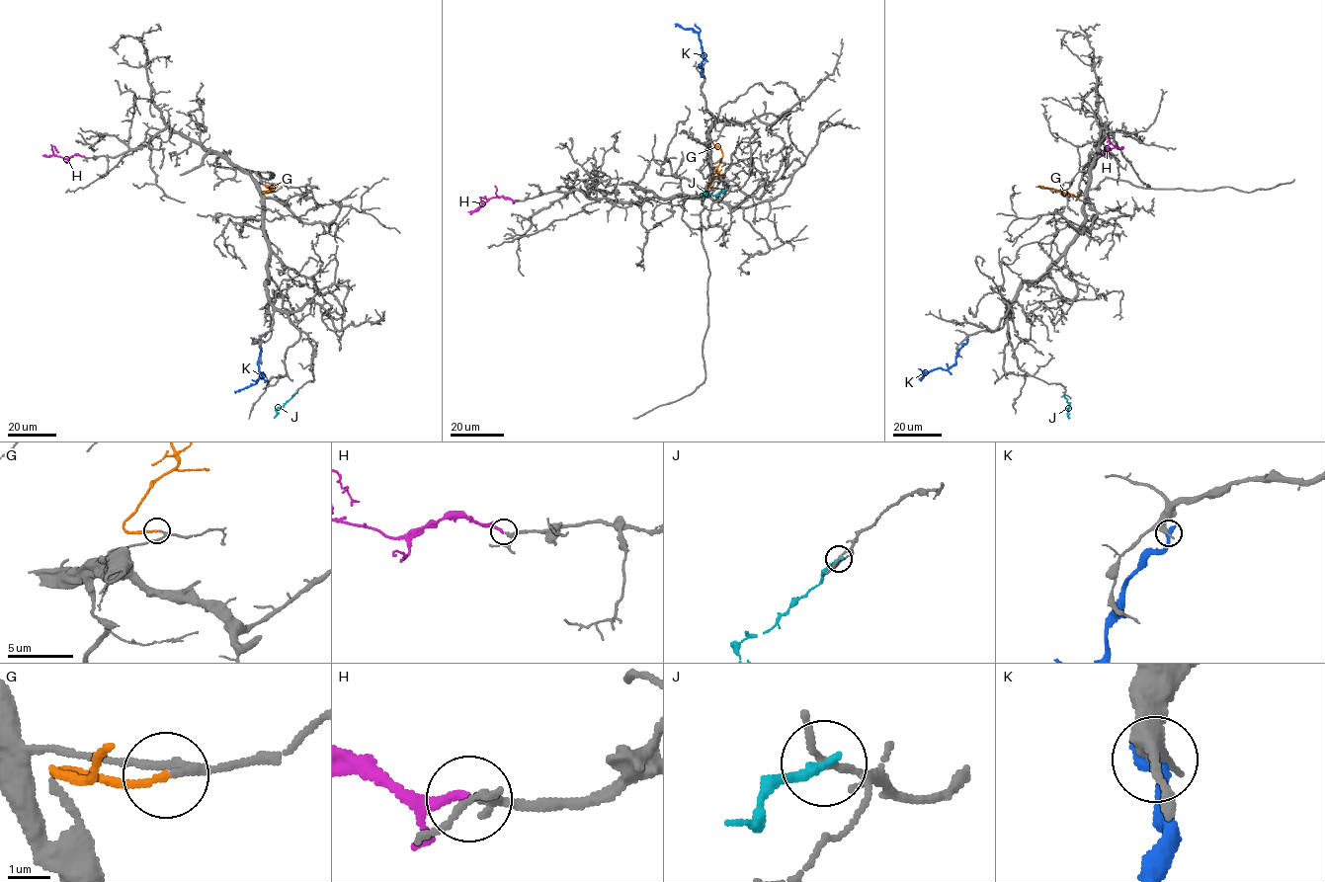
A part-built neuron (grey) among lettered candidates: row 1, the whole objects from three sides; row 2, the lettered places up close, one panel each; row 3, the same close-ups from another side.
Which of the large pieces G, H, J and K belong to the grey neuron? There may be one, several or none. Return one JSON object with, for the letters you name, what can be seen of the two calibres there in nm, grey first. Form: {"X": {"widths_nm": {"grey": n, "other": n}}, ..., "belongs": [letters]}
{"G": {"widths_nm": {"grey": 150, "other": 150}}, "H": {"widths_nm": {"grey": 180, "other": 240}}, "belongs": ["G", "H"]}

